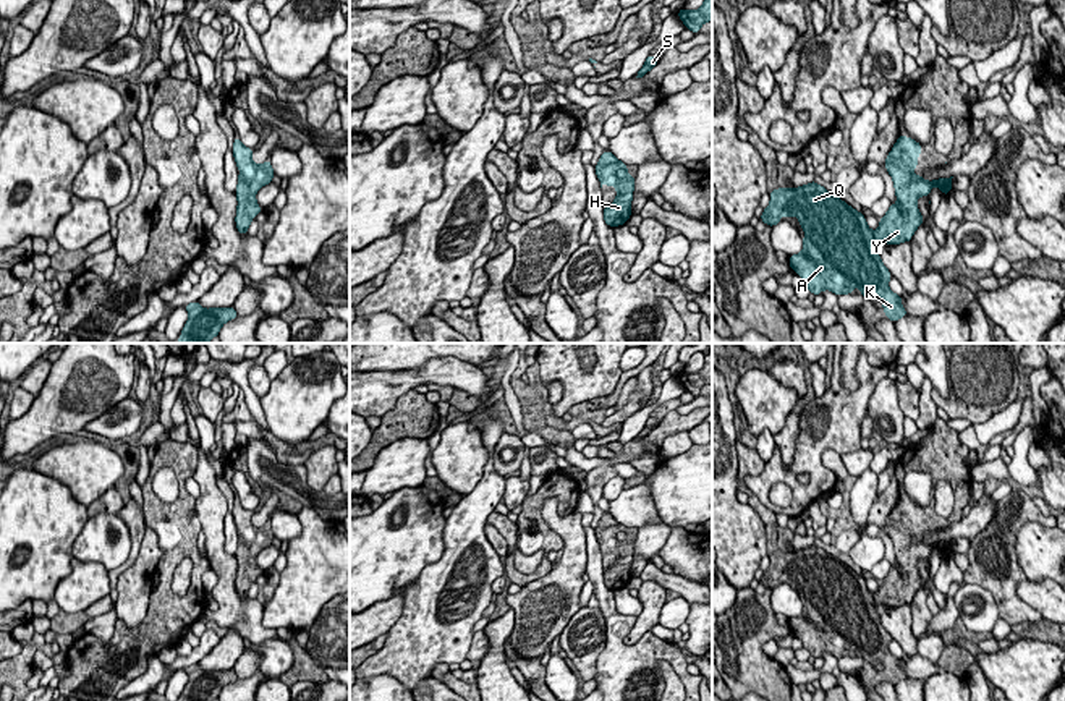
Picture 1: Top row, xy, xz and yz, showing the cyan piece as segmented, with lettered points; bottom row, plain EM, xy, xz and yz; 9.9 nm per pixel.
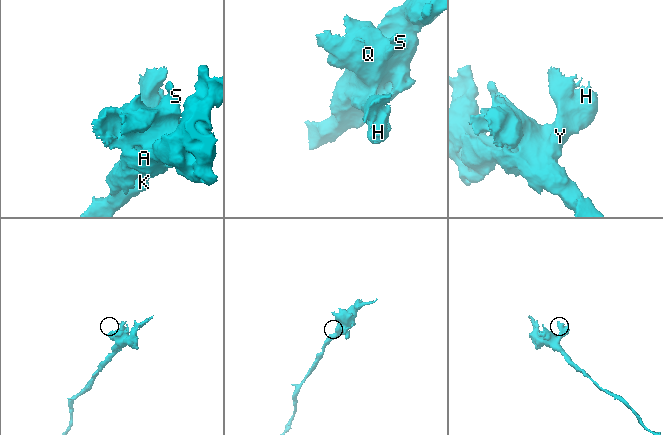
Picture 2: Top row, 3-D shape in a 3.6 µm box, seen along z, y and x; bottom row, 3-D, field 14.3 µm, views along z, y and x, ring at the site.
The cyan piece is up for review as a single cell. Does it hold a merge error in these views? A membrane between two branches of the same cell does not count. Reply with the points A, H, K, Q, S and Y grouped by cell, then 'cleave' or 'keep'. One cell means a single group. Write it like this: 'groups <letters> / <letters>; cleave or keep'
groups A H K Q S Y; keep

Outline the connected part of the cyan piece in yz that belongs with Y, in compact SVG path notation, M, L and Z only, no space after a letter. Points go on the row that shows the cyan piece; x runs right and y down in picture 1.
M898 136L885 159L897 202L879 220L876 232L868 227L861 212L816 181L769 193L770 202L762 210L761 220L774 227L782 220L782 214L796 217L801 230L808 233L803 236L803 251L790 256L788 262L813 295L830 290L840 296L858 287L863 298L869 301L879 298L884 303L882 312L889 321L897 322L908 316L902 296L889 288L892 274L882 264L876 243L911 241L916 228L924 223L916 204L918 198L929 198L932 186L937 186L944 196L950 193L953 176L926 181L911 172L919 167L916 162L919 155L919 142Z

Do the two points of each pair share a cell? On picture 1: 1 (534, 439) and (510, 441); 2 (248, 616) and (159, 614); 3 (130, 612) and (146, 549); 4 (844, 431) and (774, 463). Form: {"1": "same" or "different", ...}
{"1": "different", "2": "different", "3": "same", "4": "same"}

